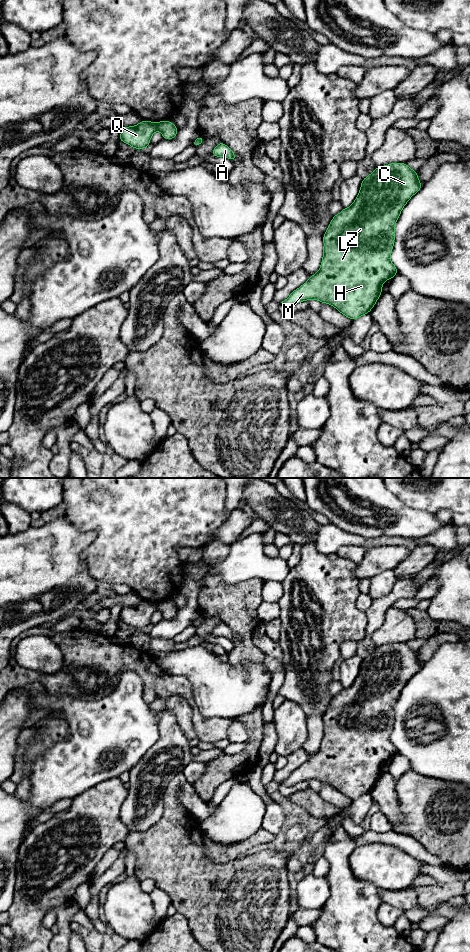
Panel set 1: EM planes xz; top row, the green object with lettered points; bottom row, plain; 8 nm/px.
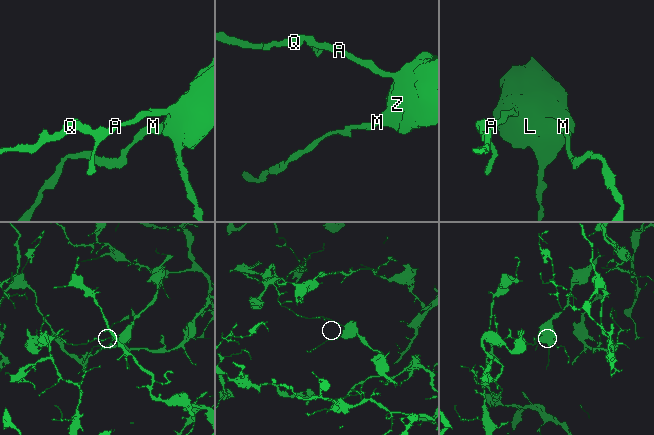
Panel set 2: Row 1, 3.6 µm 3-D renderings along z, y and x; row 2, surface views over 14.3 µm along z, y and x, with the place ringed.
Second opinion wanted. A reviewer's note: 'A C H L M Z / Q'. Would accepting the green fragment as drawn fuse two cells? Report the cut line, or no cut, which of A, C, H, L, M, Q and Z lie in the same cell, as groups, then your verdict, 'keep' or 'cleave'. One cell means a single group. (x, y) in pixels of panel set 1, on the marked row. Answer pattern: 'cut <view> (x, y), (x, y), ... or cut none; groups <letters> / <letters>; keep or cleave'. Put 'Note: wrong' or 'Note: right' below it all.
cut xz (156, 123), (157, 129); groups A C H L M Z / Q; cleave
Note: right

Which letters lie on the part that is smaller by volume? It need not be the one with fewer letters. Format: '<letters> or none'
A, C, H, L, M, Z

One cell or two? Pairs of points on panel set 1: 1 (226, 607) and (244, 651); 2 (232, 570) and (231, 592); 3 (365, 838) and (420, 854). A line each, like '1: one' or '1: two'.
1: one
2: two
3: one

